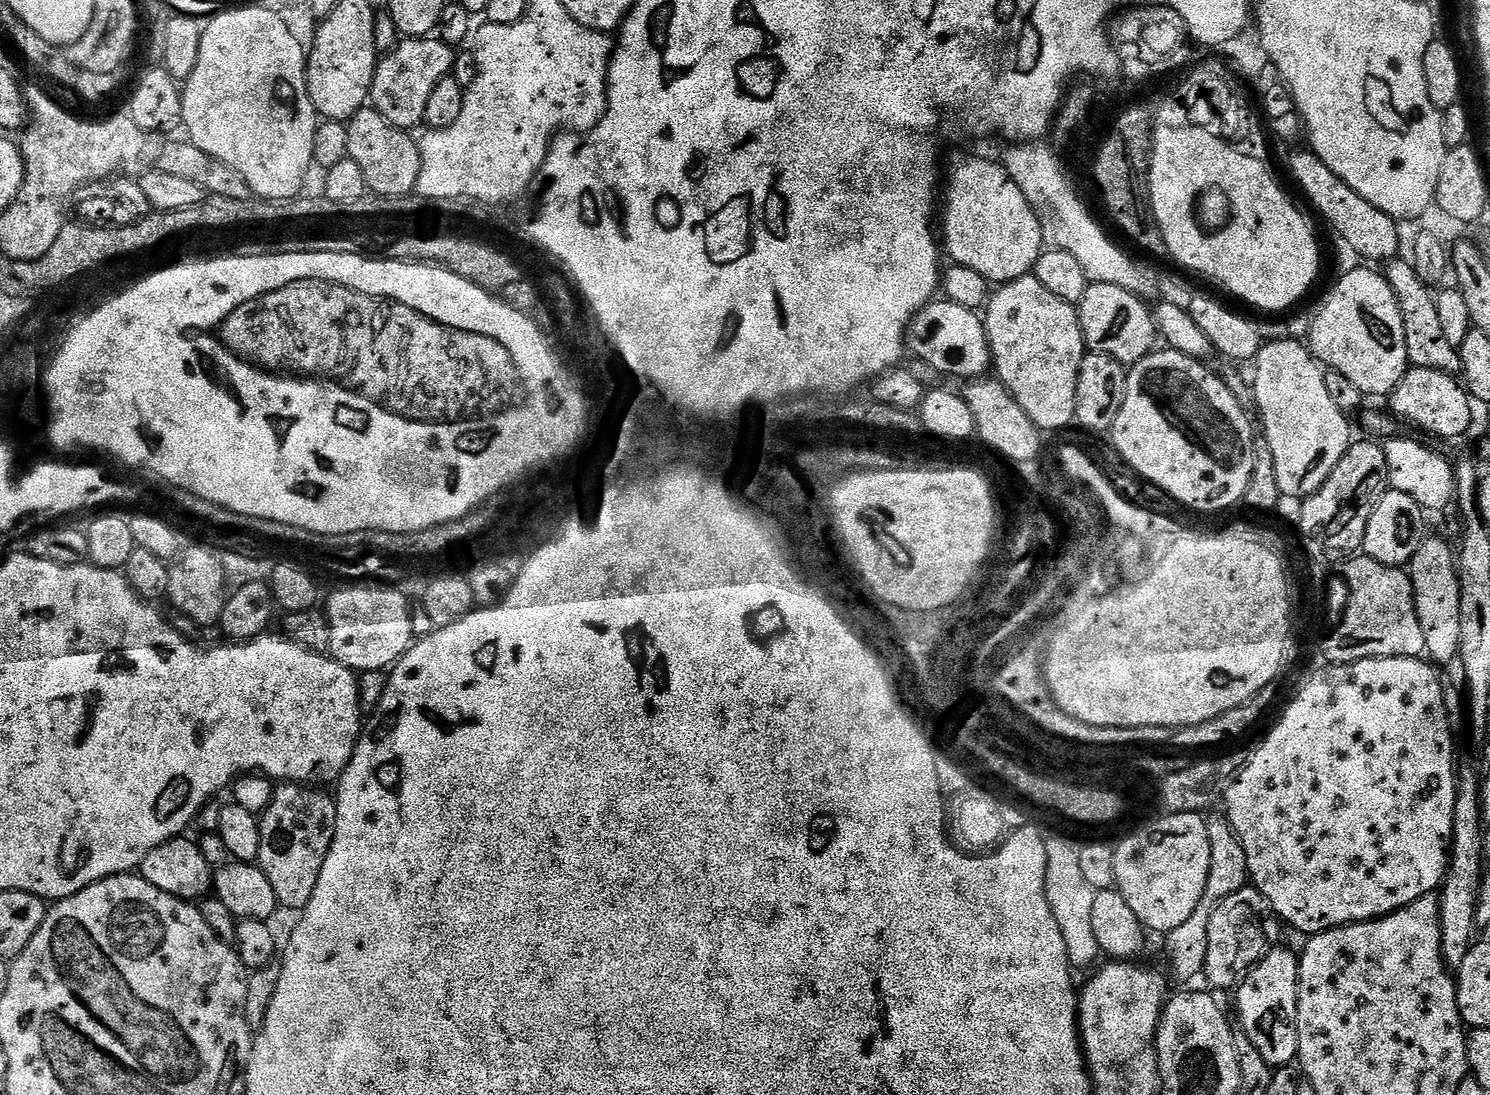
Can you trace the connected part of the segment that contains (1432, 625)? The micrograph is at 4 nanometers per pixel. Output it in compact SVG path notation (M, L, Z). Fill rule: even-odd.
M1429 535L1414 554L1410 565L1412 593L1418 610L1418 626L1422 626L1424 651L1433 665L1448 664L1458 657L1460 583L1456 573L1456 552L1444 540Z

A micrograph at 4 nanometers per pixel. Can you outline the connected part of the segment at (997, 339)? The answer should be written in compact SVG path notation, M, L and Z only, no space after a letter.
M1029 274L999 285L989 295L982 319L992 351L992 368L1000 383L1006 385L1009 394L1018 402L1018 406L1022 406L1022 410L1026 410L1037 428L1045 433L1056 432L1068 423L1071 425L1076 418L1078 370L1086 355L1077 305L1067 304L1065 300L1058 298L1058 294L1050 294L1050 290L1046 290L1046 286L1042 286L1035 275Z

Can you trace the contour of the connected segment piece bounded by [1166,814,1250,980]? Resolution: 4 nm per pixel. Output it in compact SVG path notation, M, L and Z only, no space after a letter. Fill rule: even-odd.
M1209 815L1208 837L1210 838L1210 874L1206 878L1206 888L1194 914L1178 926L1178 930L1167 933L1168 964L1172 967L1171 975L1180 980L1192 980L1204 971L1204 962L1207 954L1207 924L1214 909L1228 895L1242 890L1249 883L1250 877L1246 866L1246 850L1242 850L1242 842L1236 837L1234 829L1228 825L1227 815Z

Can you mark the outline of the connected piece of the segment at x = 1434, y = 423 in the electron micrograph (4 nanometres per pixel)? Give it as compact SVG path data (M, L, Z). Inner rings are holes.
M1409 367L1402 382L1398 382L1398 386L1390 394L1391 400L1390 412L1397 421L1409 420L1414 427L1421 428L1440 440L1456 440L1472 428L1474 404L1468 395L1468 389L1456 376L1442 370Z

